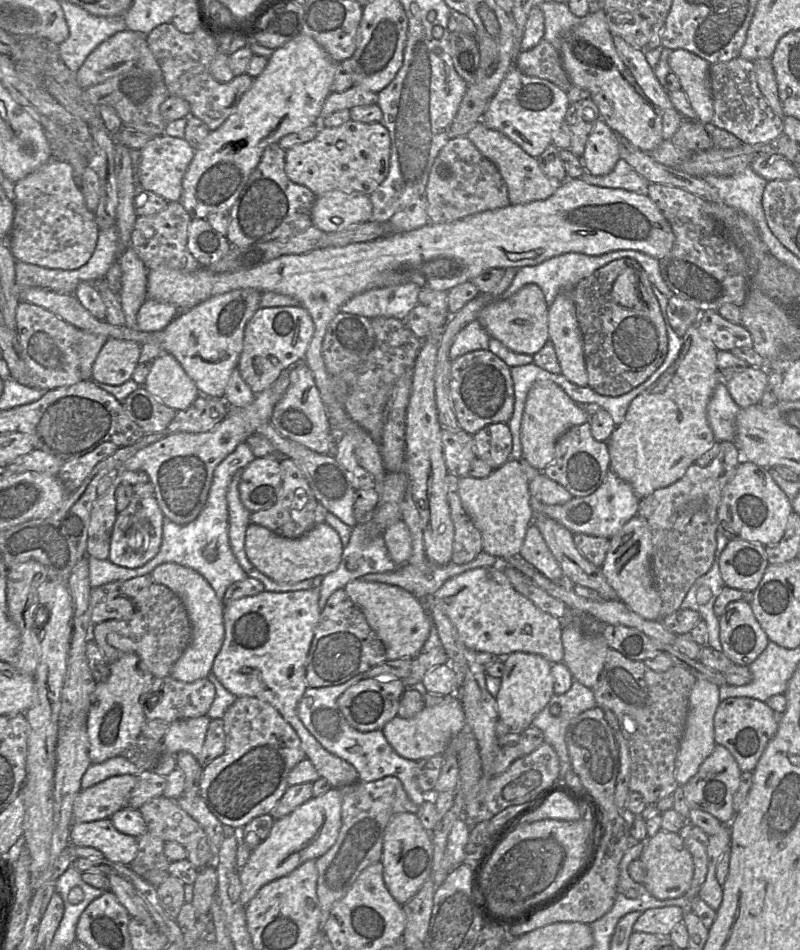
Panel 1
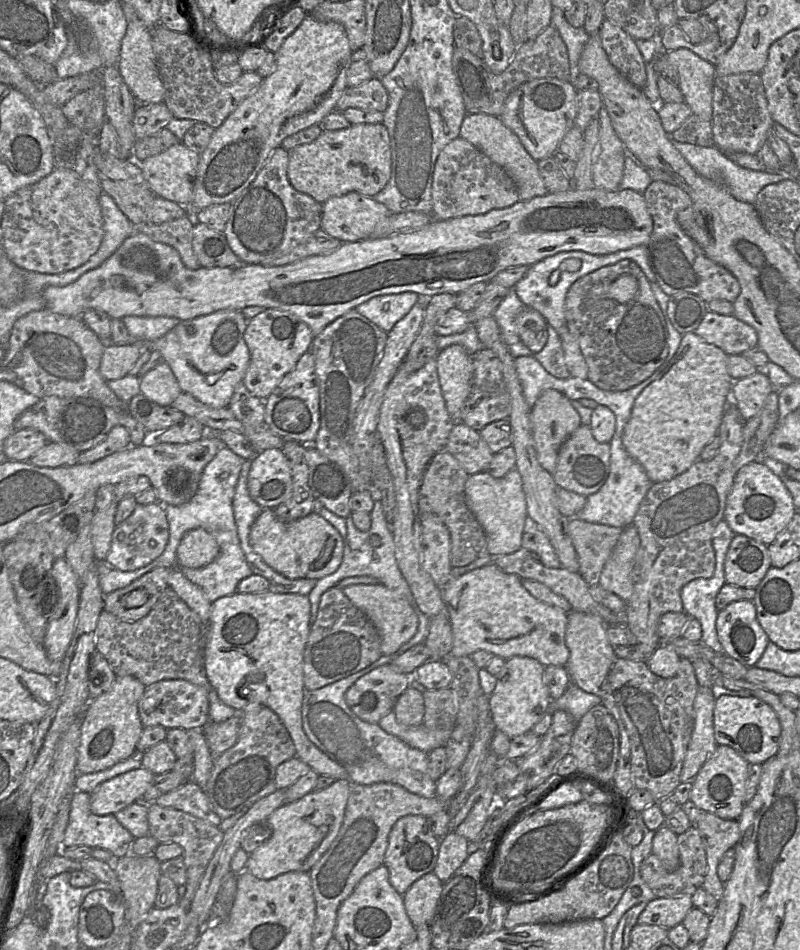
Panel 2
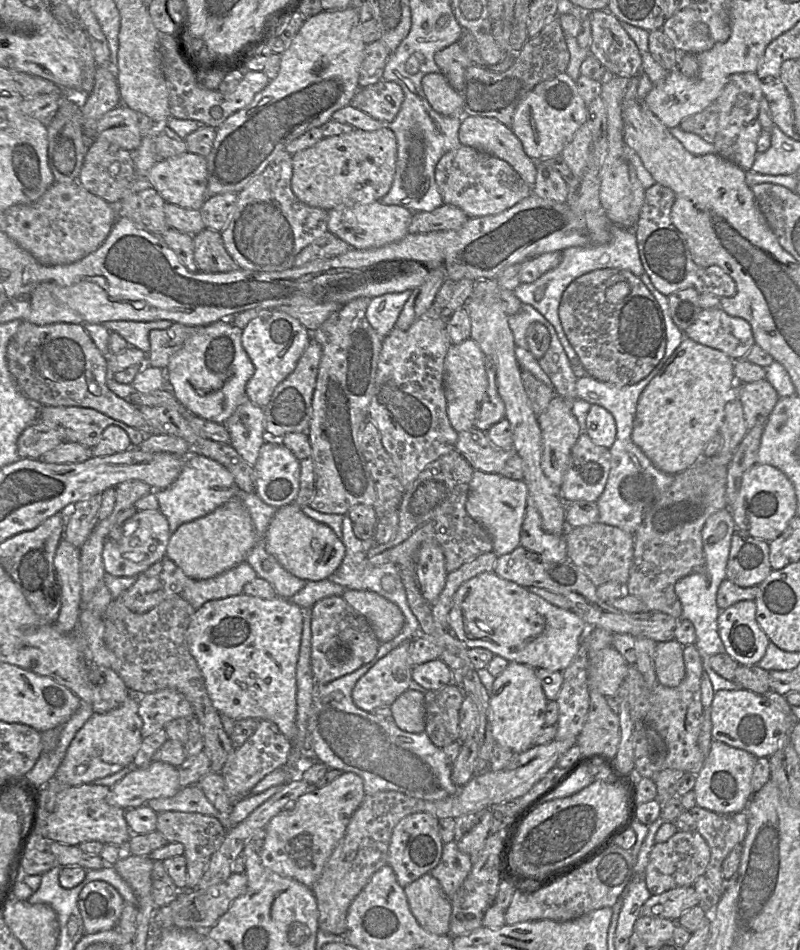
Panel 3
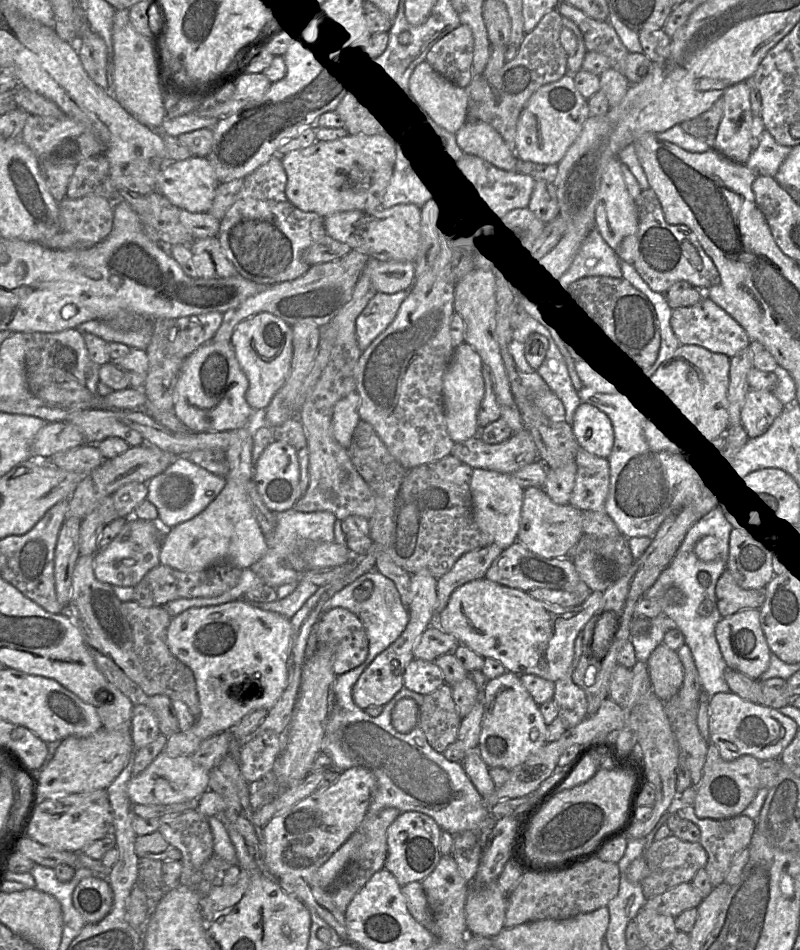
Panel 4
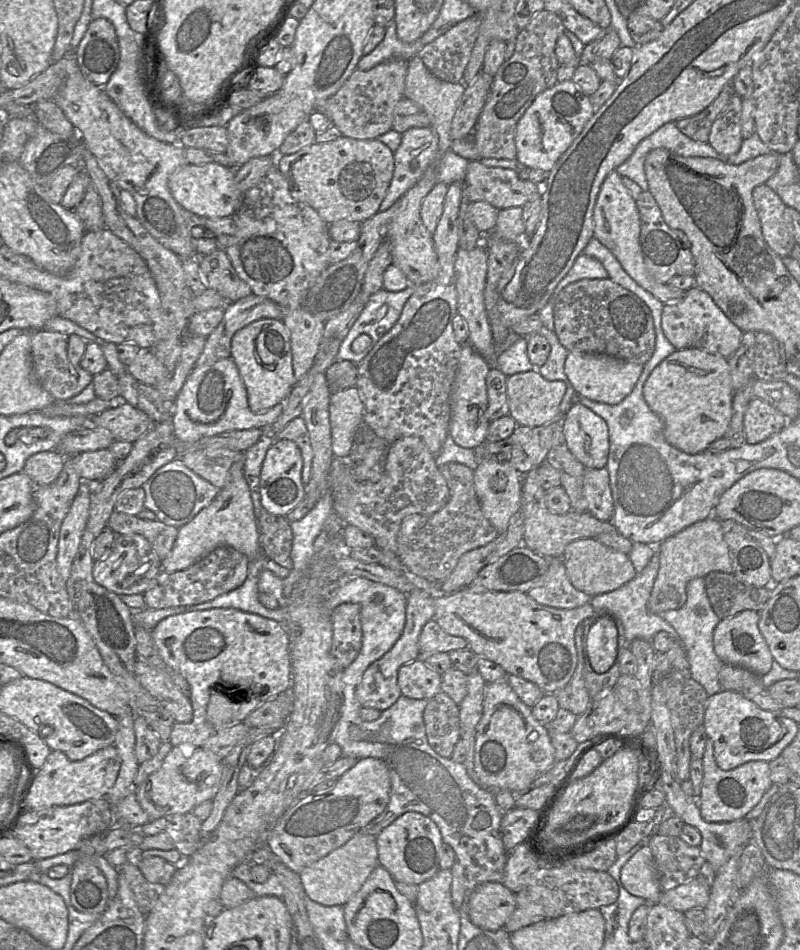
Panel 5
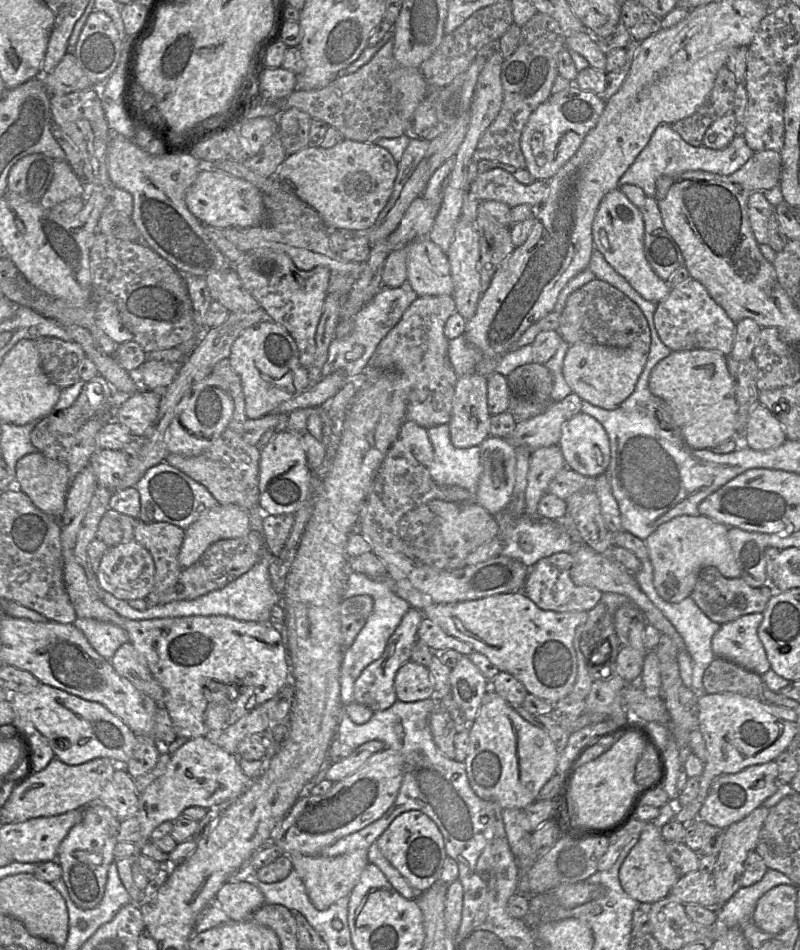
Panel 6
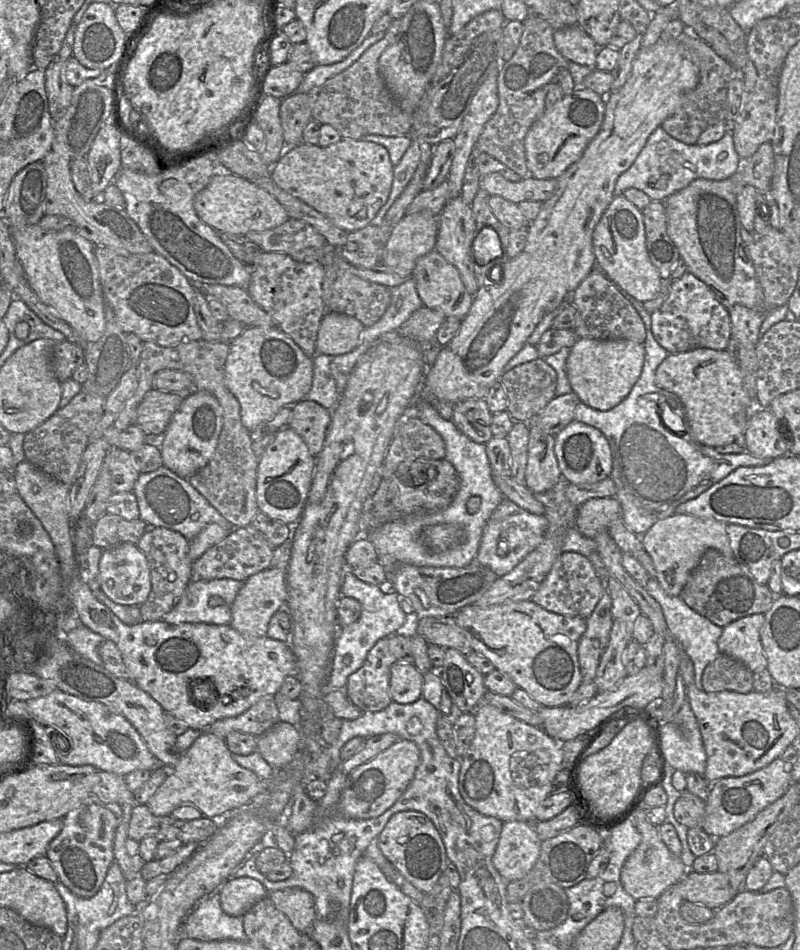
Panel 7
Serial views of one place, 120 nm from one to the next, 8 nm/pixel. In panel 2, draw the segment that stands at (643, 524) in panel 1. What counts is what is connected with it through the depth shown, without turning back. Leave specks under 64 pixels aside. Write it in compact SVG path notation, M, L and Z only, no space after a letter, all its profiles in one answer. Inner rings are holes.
M625 527L600 577L599 585L625 602L633 593L632 570L639 546L640 537L636 527Z

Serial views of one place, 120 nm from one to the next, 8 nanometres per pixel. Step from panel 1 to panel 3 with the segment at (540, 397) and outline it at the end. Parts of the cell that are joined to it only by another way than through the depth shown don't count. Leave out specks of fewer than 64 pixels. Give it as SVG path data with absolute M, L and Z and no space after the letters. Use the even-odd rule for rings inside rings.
M555 395L546 410L537 417L543 443L542 470L557 487L563 482L572 447L580 434L578 420L571 407L571 399Z

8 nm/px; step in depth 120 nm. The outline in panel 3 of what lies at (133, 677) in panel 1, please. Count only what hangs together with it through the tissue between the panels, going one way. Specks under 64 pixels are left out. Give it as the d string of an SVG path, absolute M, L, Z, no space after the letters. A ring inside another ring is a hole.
M133 694L114 710L94 713L76 733L54 777L65 785L79 786L112 775L130 765L143 739L138 708L139 699Z

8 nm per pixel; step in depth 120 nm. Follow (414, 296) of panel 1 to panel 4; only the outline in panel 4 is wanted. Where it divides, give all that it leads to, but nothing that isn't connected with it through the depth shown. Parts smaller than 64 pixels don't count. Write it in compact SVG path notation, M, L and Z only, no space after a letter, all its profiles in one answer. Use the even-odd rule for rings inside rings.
M410 290L395 294L377 292L356 319L356 337L363 352L395 319Z

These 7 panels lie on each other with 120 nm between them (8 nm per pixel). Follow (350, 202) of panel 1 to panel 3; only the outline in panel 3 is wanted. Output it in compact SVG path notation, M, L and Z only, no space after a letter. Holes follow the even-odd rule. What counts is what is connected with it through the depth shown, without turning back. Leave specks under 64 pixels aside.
M380 201L328 211L328 232L347 242L351 248L367 250L396 242L408 234L413 212L398 205L384 205Z

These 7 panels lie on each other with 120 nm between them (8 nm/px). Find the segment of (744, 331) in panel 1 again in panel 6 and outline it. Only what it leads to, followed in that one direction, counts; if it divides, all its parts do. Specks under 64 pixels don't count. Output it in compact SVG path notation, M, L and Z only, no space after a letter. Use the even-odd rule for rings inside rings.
M692 277L671 288L668 296L657 303L654 324L662 342L673 352L707 349L729 356L736 337L736 324L712 299L706 288Z

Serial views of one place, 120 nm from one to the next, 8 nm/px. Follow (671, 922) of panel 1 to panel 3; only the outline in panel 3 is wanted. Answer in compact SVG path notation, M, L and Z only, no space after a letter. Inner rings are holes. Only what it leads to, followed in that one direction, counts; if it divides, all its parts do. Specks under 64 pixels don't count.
M693 885L678 887L658 895L651 895L644 903L640 916L660 917L676 921L690 908L699 904Z

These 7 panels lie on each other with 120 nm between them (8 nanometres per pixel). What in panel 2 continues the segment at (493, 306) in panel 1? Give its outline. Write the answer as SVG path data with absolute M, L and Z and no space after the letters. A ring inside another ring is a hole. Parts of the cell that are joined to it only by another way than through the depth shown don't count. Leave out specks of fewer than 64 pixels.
M526 308L515 319L517 334L533 354L540 352L547 343L547 321L533 308Z

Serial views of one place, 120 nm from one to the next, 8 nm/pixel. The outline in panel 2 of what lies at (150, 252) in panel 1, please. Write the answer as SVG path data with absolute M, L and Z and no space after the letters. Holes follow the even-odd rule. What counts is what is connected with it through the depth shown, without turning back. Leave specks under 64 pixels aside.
M189 213L168 222L145 224L136 228L153 241L167 244L174 248L186 268L197 269L200 266L192 249L194 224L193 213Z

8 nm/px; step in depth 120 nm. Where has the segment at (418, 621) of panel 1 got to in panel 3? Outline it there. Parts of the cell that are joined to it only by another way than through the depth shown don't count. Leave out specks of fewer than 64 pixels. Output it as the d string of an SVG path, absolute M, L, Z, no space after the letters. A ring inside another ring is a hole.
M345 590L342 598L368 620L380 643L391 641L400 633L404 616L396 604L367 590Z

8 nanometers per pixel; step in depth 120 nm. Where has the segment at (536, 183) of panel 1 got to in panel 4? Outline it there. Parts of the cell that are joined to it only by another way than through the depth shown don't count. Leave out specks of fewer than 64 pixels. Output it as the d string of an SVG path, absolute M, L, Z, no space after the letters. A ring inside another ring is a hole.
M468 120L456 133L456 140L464 154L481 157L504 170L517 171L516 153L491 125Z

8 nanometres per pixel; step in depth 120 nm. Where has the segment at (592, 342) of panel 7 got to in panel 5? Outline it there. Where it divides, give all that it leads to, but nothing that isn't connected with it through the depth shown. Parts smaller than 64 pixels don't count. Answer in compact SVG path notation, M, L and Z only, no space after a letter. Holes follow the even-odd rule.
M571 351L565 361L564 371L579 396L592 401L616 405L633 390L644 366L616 357Z

